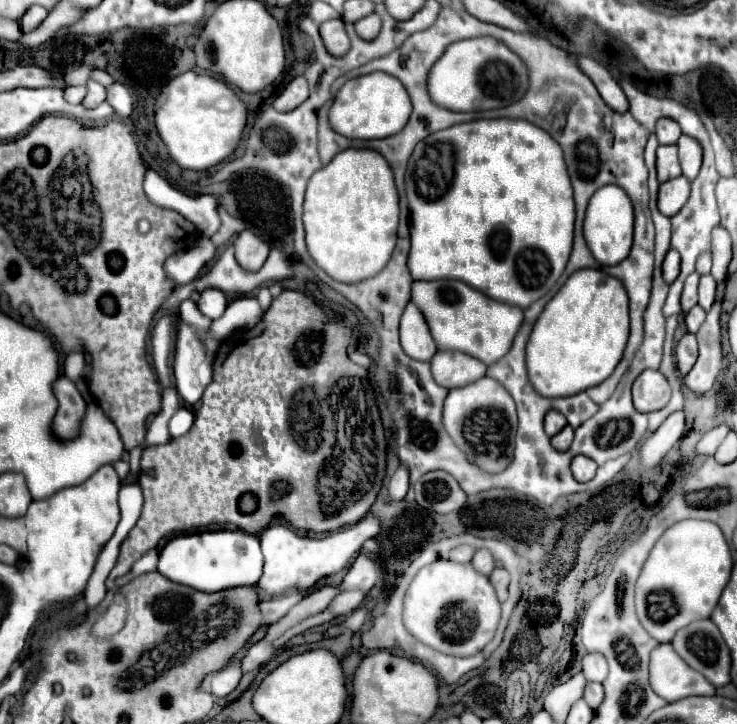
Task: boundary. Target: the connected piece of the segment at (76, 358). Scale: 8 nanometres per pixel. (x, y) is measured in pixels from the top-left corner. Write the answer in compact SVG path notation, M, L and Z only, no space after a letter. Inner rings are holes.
M71 352L65 358L65 376L69 376L69 380L77 382L81 378L85 378L85 358L81 352Z

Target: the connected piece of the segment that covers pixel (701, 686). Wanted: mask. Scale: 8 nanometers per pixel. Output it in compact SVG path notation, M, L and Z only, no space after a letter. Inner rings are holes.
M659 644L651 652L649 684L657 696L667 702L677 702L687 696L713 696L715 686L709 684L699 672L689 668L671 644Z

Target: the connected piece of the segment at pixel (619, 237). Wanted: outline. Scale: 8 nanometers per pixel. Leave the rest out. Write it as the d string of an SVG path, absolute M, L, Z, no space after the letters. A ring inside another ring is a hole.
M609 184L609 186L599 188L591 196L587 212L585 212L583 236L593 258L601 266L615 266L627 258L631 250L631 242L633 242L633 206L631 206L629 196L621 188Z

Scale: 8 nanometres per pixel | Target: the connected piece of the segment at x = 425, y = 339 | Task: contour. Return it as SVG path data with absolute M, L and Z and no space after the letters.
M411 302L407 304L407 308L405 308L403 316L401 316L399 336L401 336L401 348L413 360L429 362L431 356L437 352L423 314Z

